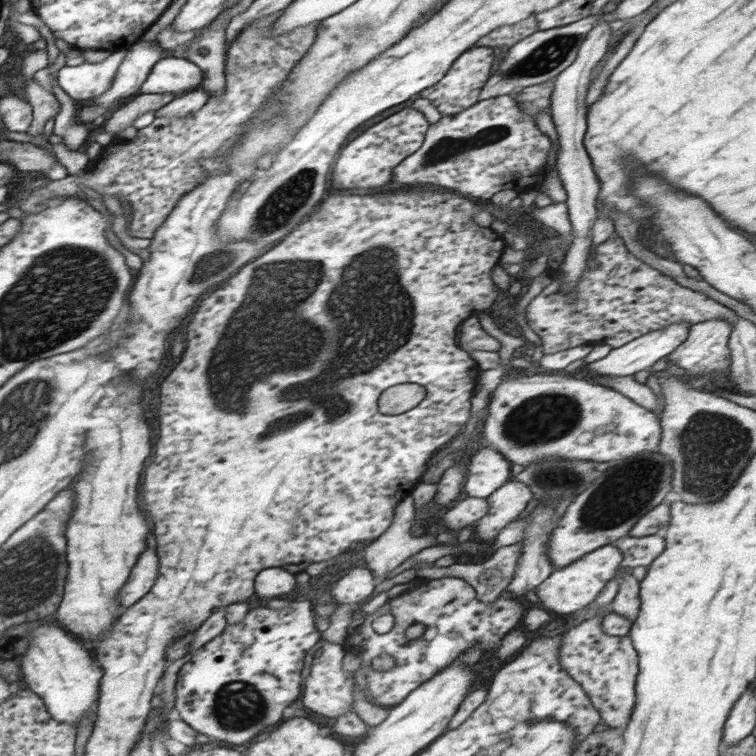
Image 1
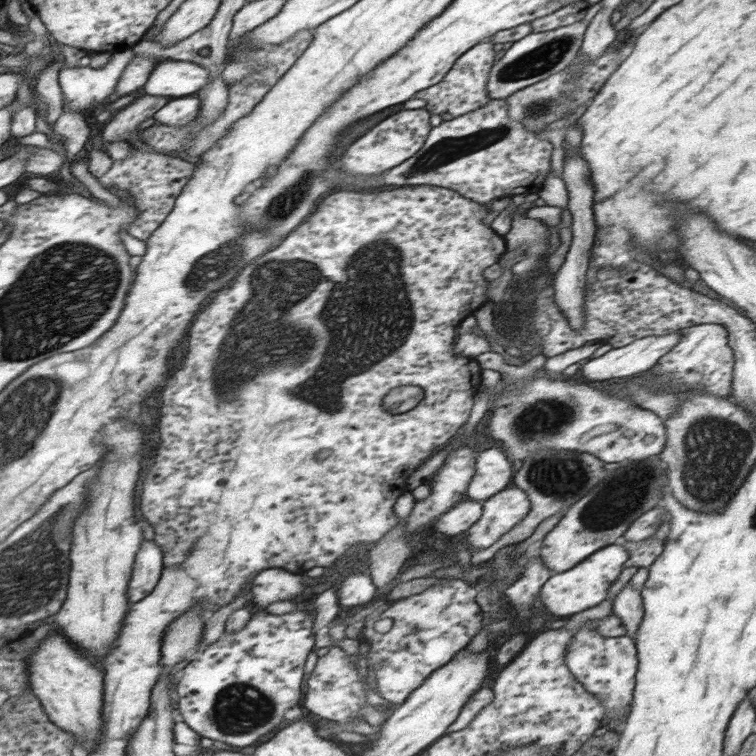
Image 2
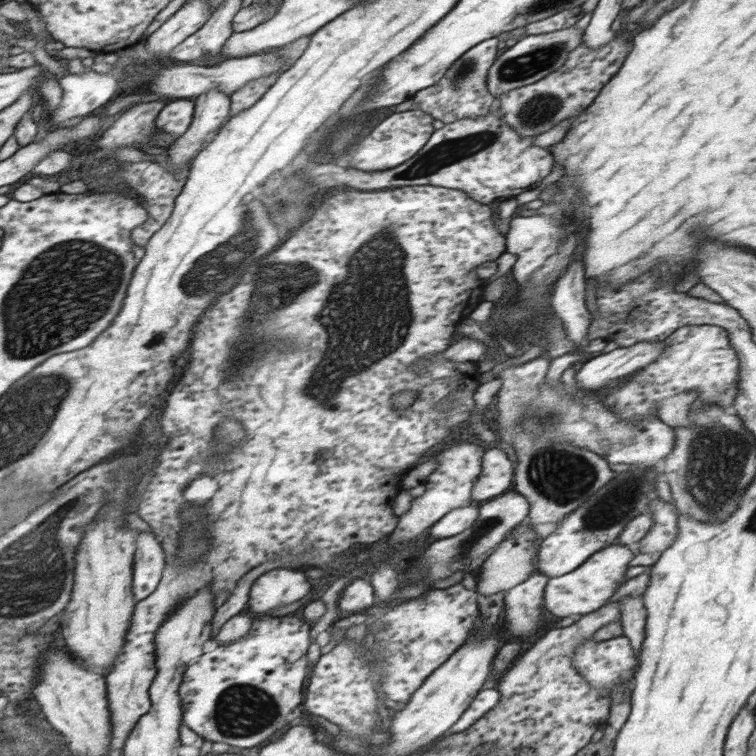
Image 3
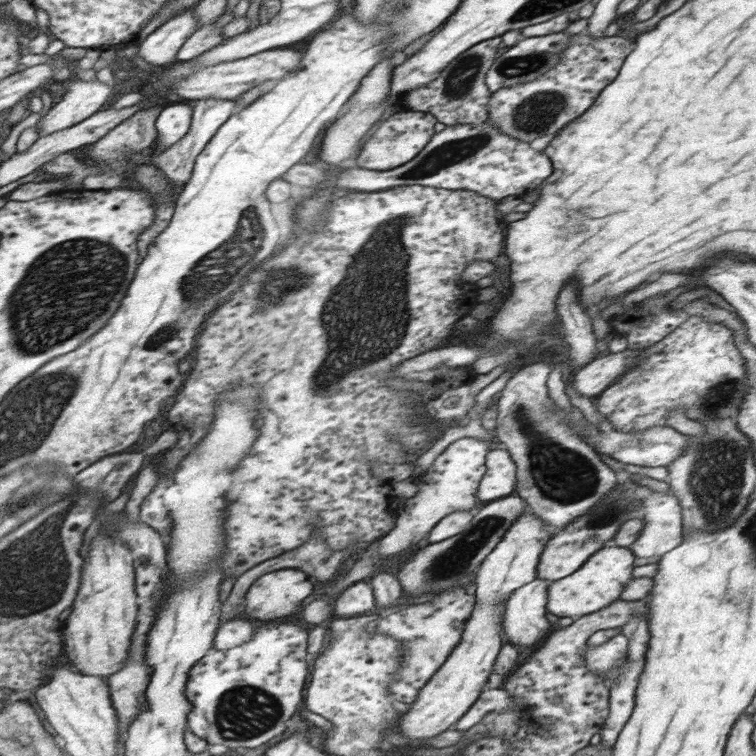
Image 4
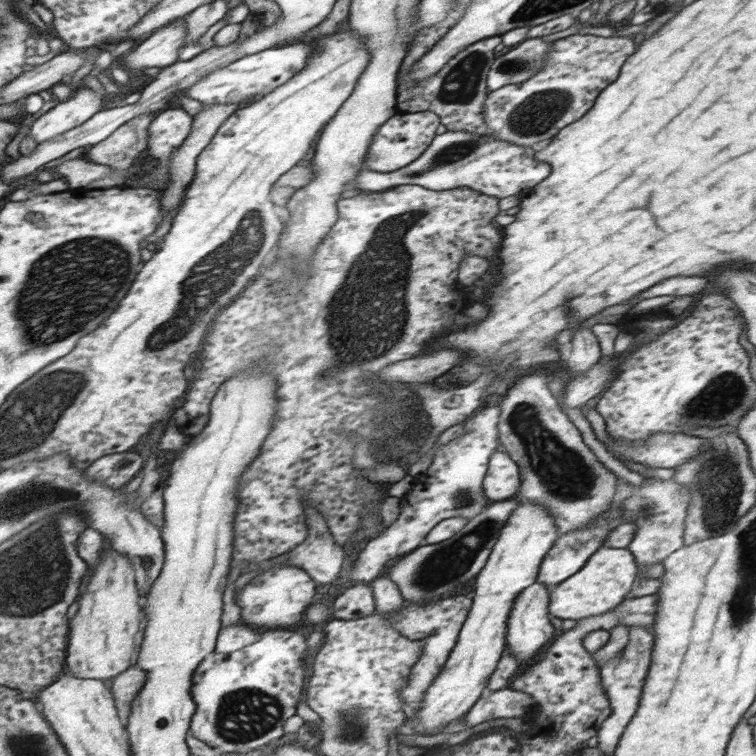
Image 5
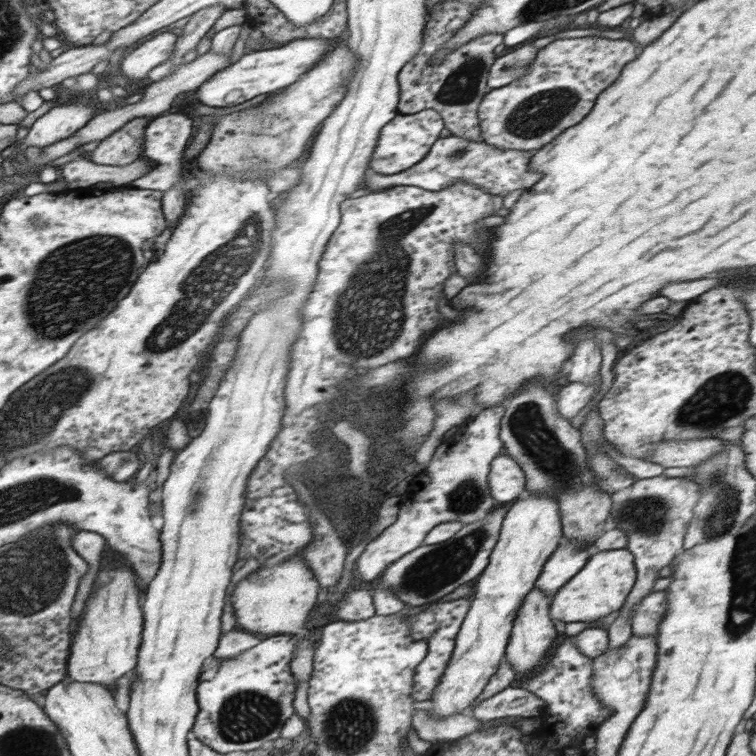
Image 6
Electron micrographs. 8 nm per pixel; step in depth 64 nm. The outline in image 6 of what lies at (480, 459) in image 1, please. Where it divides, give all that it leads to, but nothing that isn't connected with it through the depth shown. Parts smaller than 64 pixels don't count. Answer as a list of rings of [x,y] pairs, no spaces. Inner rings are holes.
[[[498,455],[488,475],[490,496],[499,504],[516,501],[526,491],[526,478],[520,465],[510,455]]]

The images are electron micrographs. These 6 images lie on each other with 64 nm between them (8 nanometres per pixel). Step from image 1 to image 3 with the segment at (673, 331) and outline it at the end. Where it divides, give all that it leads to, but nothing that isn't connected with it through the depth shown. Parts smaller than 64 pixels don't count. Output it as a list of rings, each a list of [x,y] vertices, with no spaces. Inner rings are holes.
[[[640,341],[632,346],[618,347],[611,352],[597,354],[591,360],[585,361],[578,365],[576,373],[576,383],[580,390],[603,393],[603,386],[608,384],[612,378],[622,378],[629,374],[638,373],[662,354],[664,350],[664,341]]]

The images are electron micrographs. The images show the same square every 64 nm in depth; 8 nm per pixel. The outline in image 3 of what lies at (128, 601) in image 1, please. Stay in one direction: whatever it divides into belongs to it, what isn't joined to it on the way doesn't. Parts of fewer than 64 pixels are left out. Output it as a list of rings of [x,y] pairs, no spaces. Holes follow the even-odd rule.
[[[138,532],[134,594],[139,601],[152,594],[165,570],[165,550],[153,532]]]

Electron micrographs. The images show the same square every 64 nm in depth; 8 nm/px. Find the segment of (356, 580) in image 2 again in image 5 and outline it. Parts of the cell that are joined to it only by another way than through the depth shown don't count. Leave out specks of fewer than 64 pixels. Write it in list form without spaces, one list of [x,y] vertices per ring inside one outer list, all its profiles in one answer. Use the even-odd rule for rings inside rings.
[[[360,582],[346,589],[344,593],[337,594],[335,599],[331,599],[329,605],[333,608],[332,614],[336,619],[354,620],[370,616],[375,612],[375,602],[371,587],[369,584]]]

